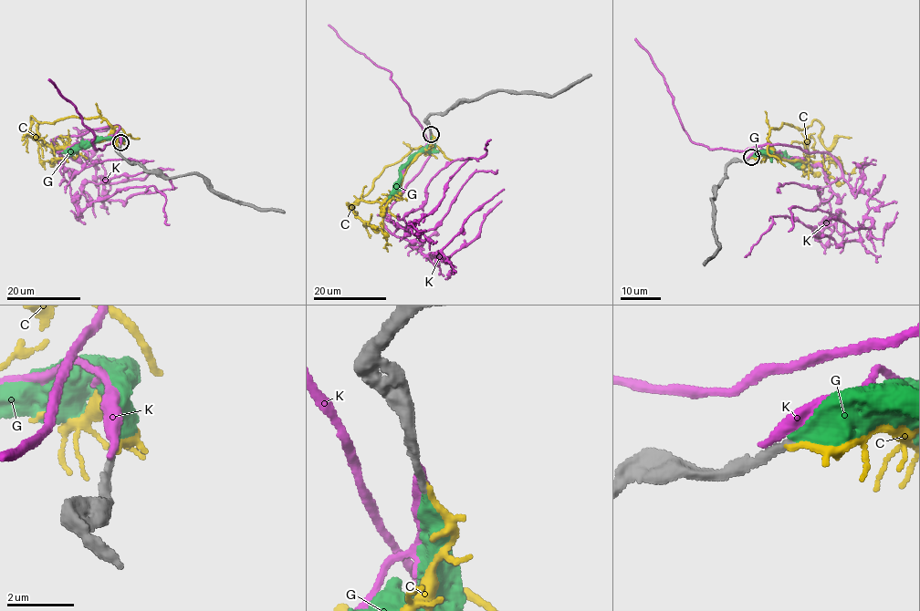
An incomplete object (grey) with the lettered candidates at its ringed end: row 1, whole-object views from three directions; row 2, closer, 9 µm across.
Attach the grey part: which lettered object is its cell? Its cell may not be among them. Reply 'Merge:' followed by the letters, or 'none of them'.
Merge: G

